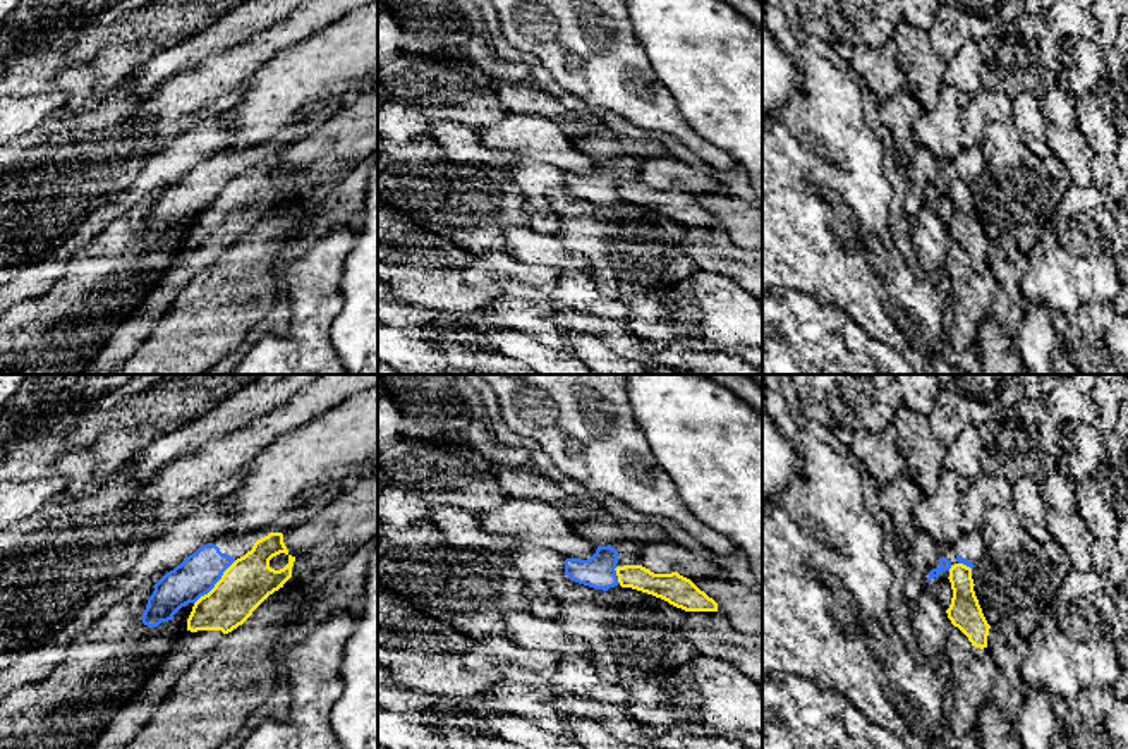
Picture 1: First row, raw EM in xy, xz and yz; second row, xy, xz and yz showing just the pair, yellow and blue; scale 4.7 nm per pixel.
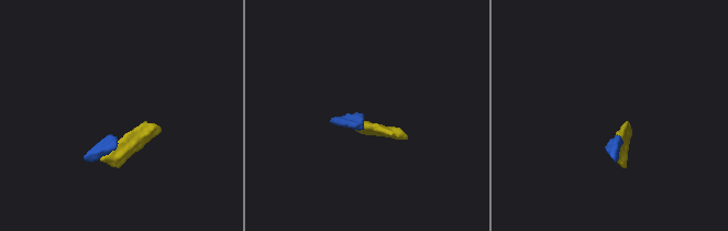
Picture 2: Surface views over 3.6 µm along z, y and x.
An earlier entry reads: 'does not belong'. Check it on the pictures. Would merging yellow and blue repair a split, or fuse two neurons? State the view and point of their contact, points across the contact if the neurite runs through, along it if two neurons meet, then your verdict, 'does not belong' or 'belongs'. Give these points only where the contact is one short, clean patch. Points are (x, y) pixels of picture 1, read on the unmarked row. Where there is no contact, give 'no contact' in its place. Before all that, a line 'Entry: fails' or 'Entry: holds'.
Entry: holds
contact xy (217, 198); border xy (236, 176), (194, 219); does not belong

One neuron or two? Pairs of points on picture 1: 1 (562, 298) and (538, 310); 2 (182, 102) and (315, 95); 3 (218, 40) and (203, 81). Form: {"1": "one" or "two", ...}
{"1": "two", "2": "two", "3": "two"}

